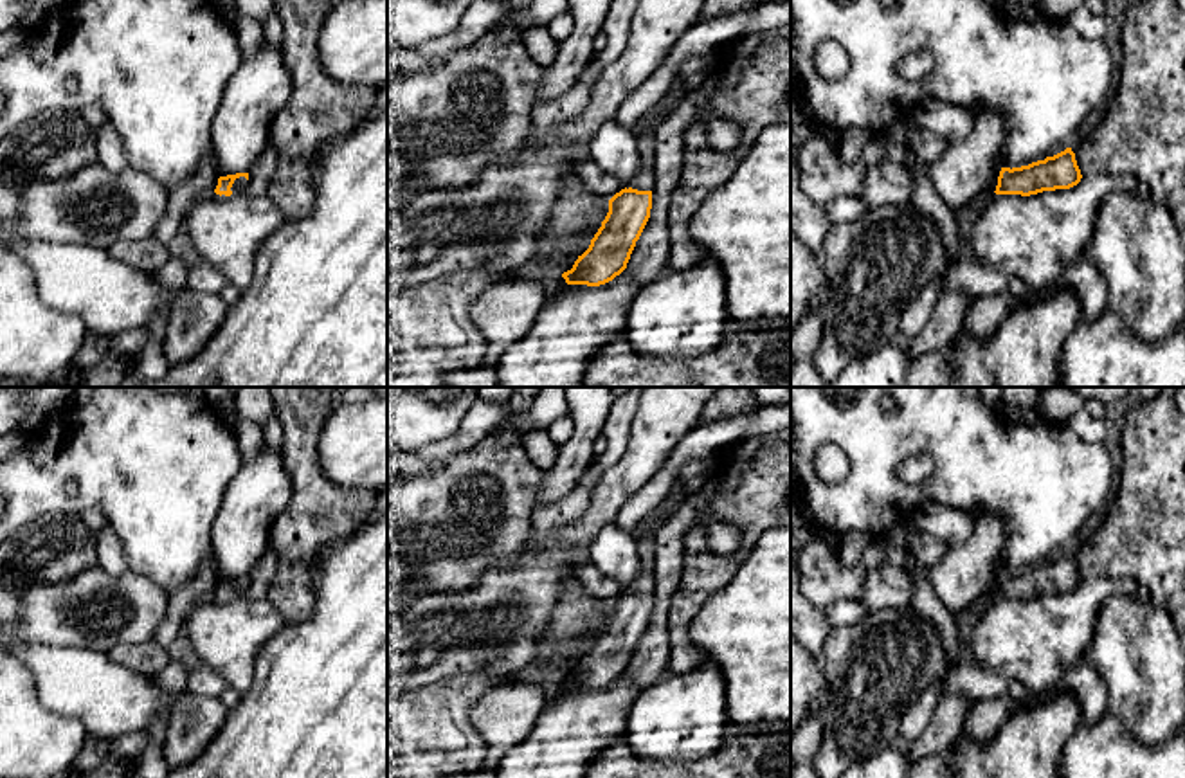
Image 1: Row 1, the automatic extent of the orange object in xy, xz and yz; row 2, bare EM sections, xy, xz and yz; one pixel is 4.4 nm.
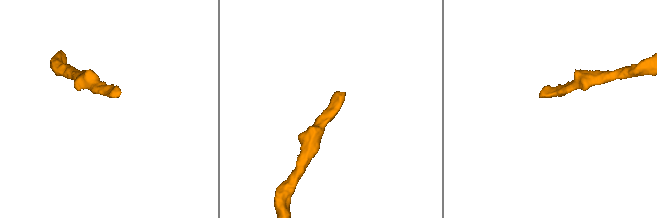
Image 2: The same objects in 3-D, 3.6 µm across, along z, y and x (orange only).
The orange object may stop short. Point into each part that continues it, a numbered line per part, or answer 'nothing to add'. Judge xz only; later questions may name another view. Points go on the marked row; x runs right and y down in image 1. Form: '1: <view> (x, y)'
1: xz (645, 139)

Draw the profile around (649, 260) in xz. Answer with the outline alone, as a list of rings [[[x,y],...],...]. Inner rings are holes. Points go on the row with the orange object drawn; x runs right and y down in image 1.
[[[708,76],[706,81],[699,88],[688,92],[654,130],[654,187],[650,218],[636,241],[625,268],[638,290],[668,272],[668,209],[683,169],[683,133],[697,117],[702,117],[704,121],[715,119],[708,110],[715,88],[715,76]]]

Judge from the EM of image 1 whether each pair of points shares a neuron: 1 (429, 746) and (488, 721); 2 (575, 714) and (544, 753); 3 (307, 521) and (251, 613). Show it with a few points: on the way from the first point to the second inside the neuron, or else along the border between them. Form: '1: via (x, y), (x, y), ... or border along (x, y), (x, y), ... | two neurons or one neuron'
1: border along (496, 688), (470, 710), (487, 759) | two neurons
2: via (575, 723), (553, 744) | one neuron
3: border along (265, 598), (289, 622) | two neurons

